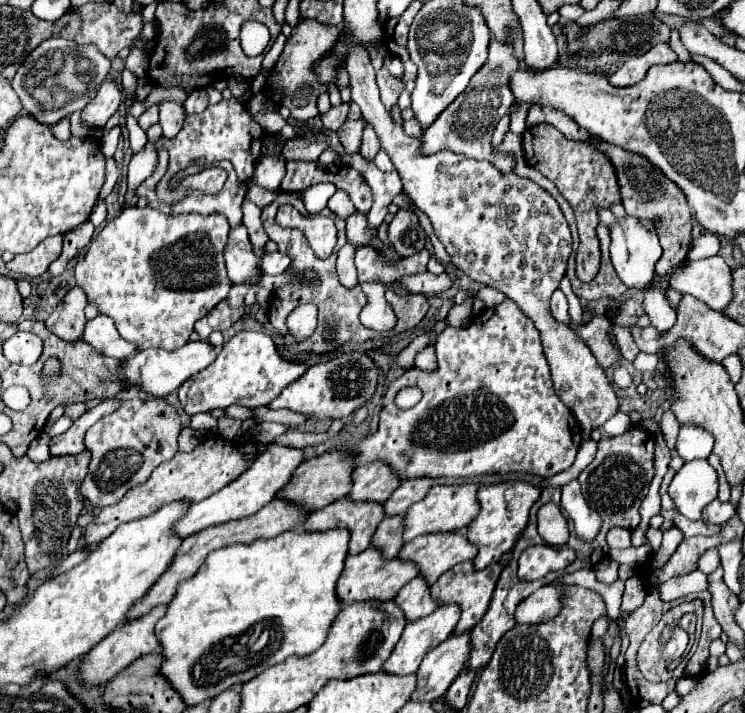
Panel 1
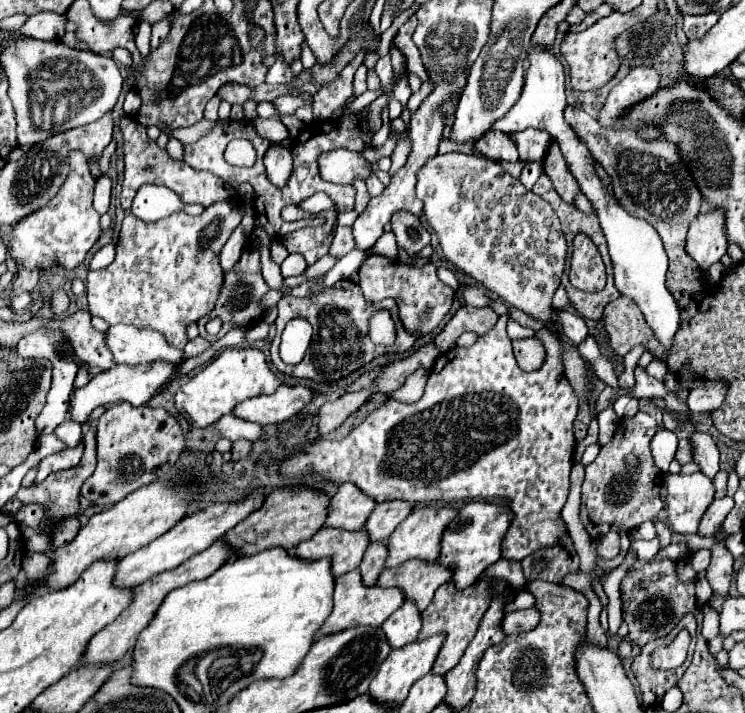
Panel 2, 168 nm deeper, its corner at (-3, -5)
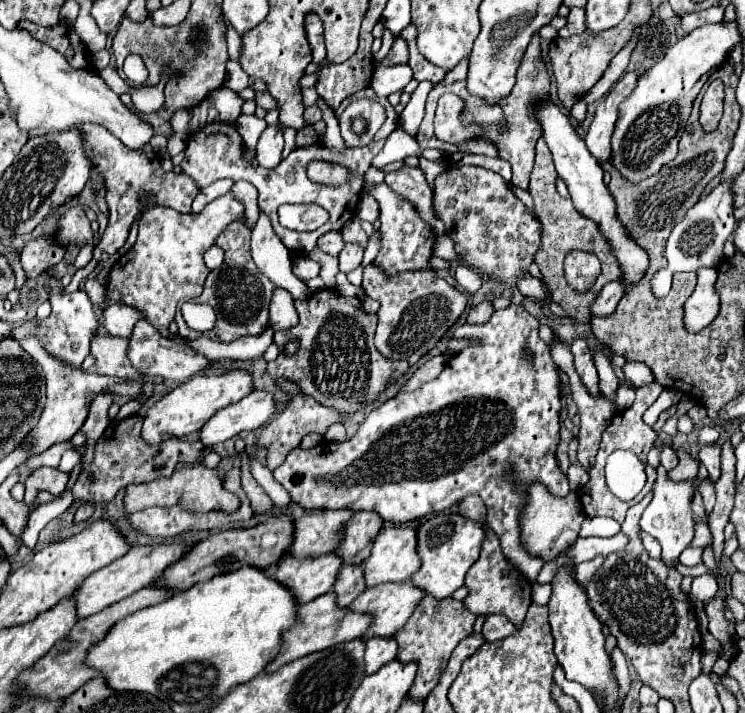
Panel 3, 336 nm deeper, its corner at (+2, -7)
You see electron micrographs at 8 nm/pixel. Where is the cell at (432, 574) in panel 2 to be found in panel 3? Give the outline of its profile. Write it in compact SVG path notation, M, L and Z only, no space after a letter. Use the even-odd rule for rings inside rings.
M411 581L403 583L381 583L365 589L349 607L353 611L369 611L375 615L373 625L363 635L363 639L375 635L395 635L417 609L419 601L427 593L415 587Z

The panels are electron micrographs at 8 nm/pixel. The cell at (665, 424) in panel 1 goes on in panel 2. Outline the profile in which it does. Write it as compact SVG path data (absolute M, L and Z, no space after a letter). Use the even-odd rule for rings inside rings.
M680 439L680 443L678 443L678 451L676 451L676 459L680 461L680 465L692 463L692 449L690 449L688 439Z

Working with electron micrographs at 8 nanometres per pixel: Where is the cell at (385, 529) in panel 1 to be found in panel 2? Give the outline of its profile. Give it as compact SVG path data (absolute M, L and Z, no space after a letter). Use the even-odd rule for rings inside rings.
M370 543L364 557L362 557L362 563L358 567L364 585L376 583L376 577L380 575L384 561L386 561L386 545L384 543Z

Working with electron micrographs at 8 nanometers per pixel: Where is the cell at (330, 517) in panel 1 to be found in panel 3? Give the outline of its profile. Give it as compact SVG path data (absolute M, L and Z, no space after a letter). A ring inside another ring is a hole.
M335 551L301 559L295 559L289 553L279 561L275 579L285 583L285 587L289 587L293 595L297 595L297 601L303 605L331 591L341 565L343 559Z

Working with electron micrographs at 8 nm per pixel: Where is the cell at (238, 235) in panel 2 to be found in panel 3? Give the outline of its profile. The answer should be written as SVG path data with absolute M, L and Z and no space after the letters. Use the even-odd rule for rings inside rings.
M213 245L213 247L205 253L205 265L207 265L209 269L217 269L217 267L221 267L223 259L225 259L223 249L217 247L217 245Z

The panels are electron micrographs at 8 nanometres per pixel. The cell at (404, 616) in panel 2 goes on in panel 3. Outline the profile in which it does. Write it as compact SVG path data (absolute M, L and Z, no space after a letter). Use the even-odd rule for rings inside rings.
M371 637L367 639L367 673L375 673L379 667L395 659L395 651L399 649L395 637Z

